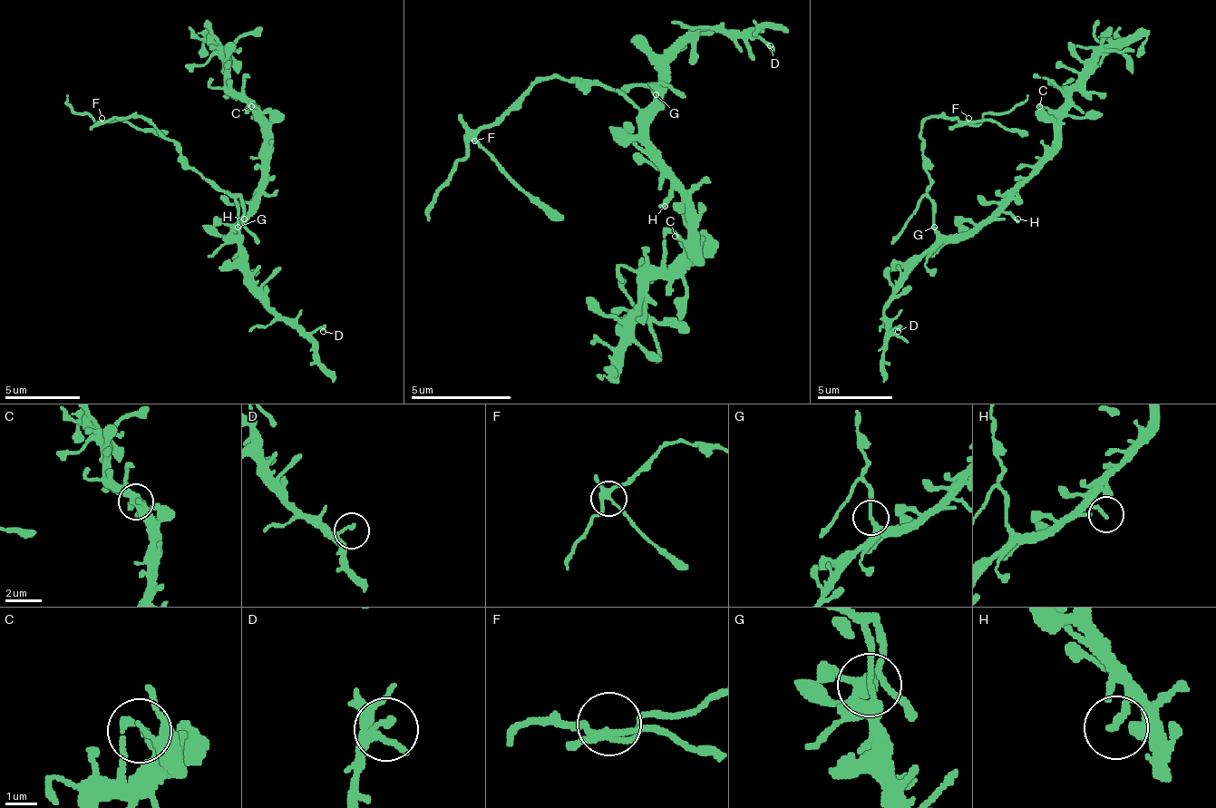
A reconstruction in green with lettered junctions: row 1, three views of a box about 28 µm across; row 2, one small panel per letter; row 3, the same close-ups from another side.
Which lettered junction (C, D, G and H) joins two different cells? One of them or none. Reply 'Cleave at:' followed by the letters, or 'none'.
Cleave at: G

